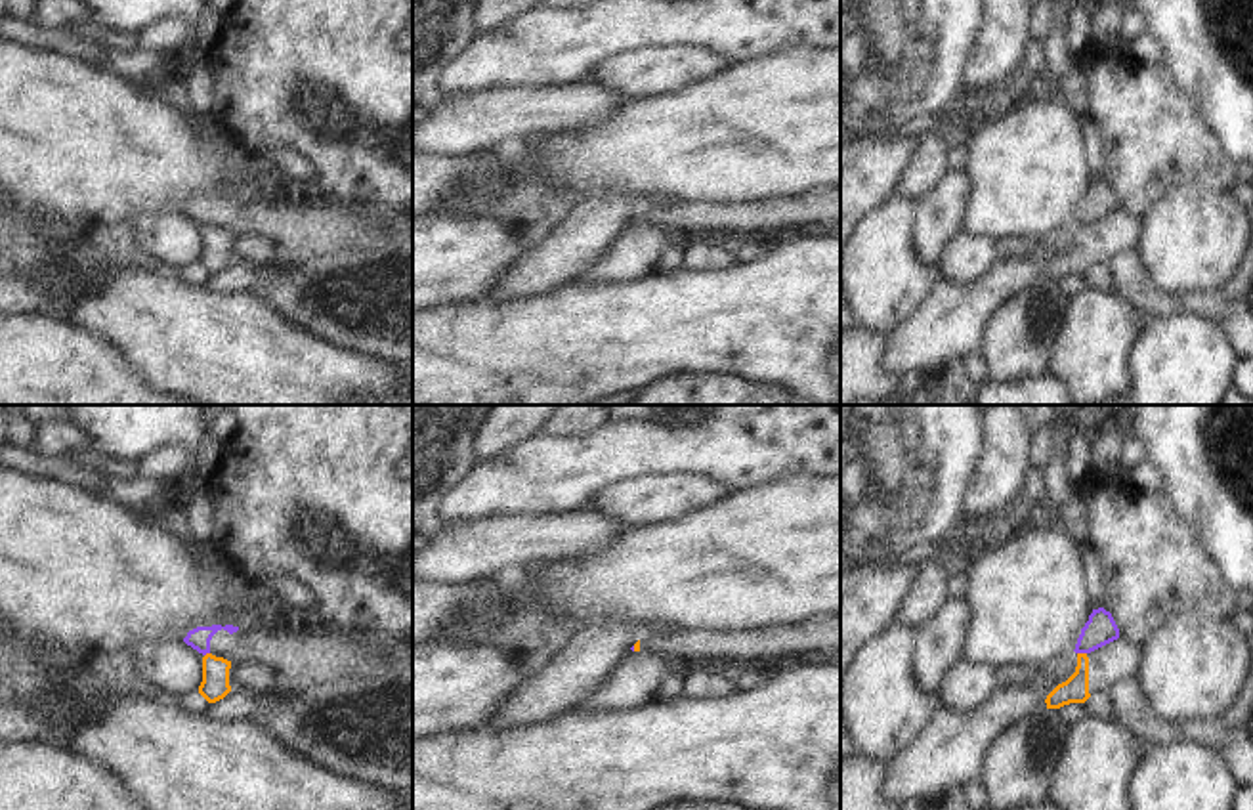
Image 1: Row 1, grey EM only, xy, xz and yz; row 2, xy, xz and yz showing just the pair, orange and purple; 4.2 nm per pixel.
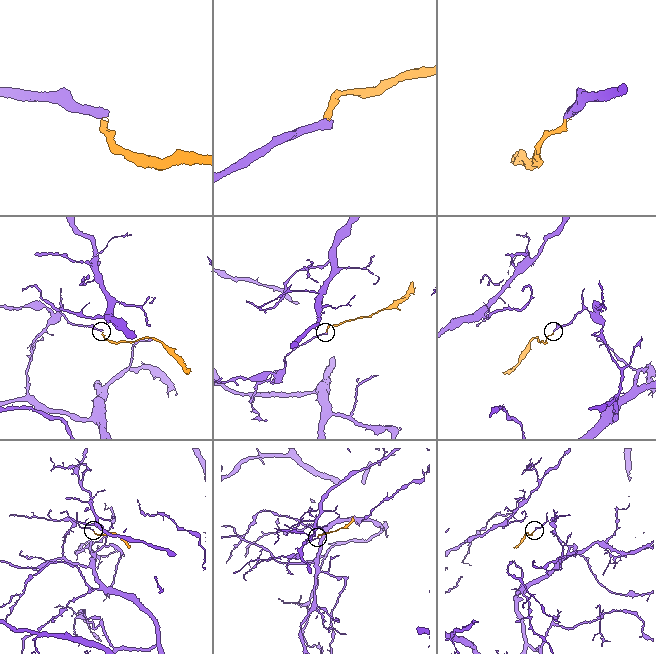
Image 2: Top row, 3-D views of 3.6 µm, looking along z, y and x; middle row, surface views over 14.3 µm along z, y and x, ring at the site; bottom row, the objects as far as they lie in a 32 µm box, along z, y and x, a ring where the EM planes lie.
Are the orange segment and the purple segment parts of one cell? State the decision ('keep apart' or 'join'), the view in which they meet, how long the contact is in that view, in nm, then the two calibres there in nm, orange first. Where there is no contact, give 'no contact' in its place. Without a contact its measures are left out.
keep apart | yz | 40 nm | 110/140 nm

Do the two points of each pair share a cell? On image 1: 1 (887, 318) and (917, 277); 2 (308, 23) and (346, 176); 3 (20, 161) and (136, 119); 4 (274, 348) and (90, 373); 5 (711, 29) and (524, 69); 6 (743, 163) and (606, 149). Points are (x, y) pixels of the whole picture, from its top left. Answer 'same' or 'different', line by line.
1: same
2: same
3: same
4: different
5: same
6: same

